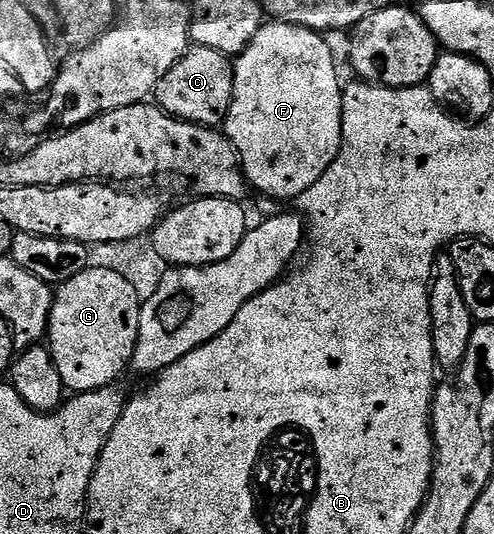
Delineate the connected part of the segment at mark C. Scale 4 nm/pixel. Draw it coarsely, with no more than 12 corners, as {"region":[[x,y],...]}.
{"region":[[195,45],[161,79],[154,104],[170,117],[219,127],[235,67]]}

